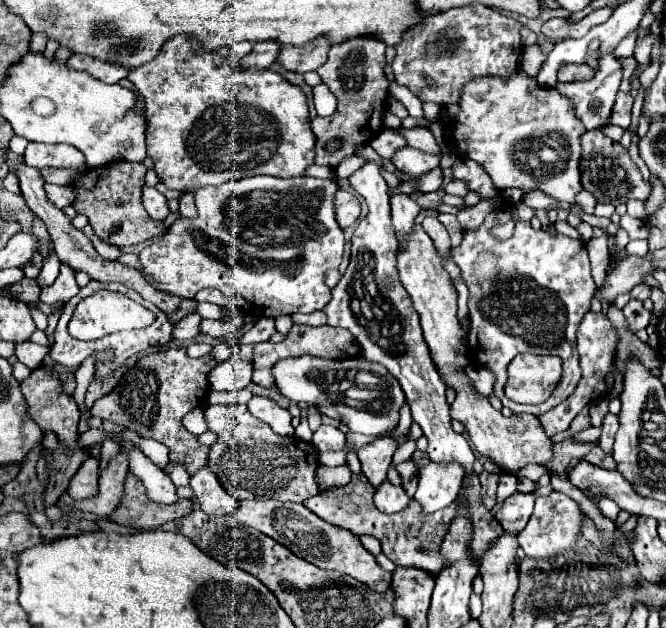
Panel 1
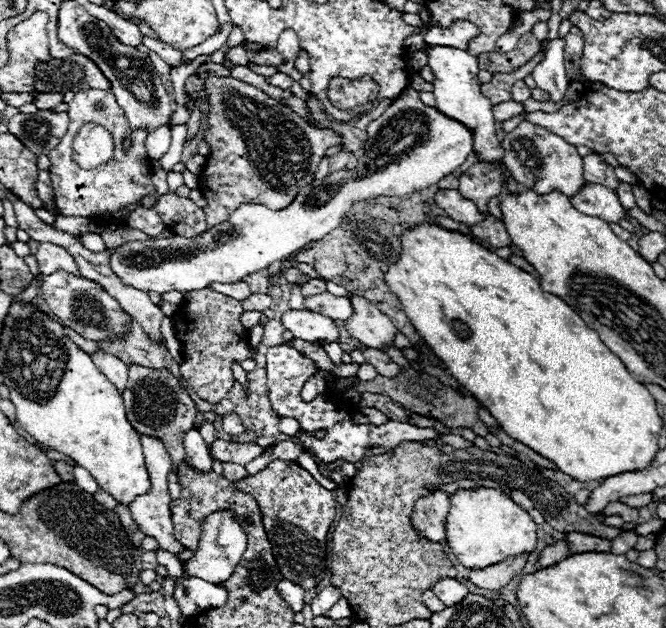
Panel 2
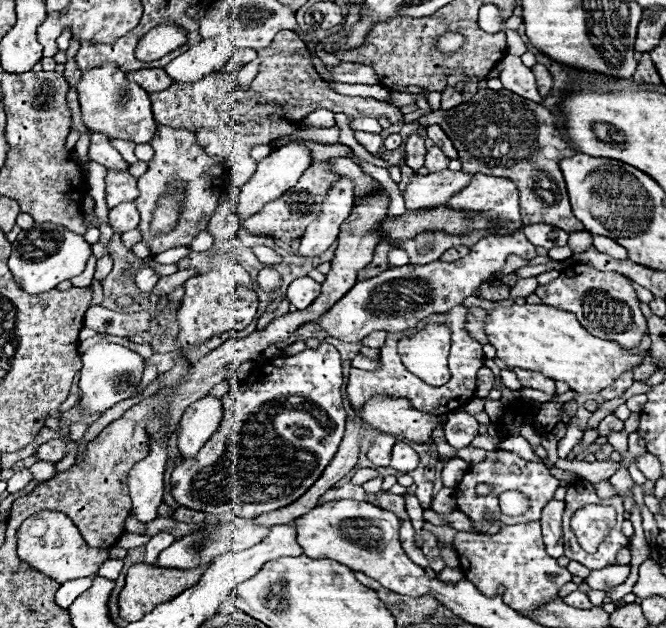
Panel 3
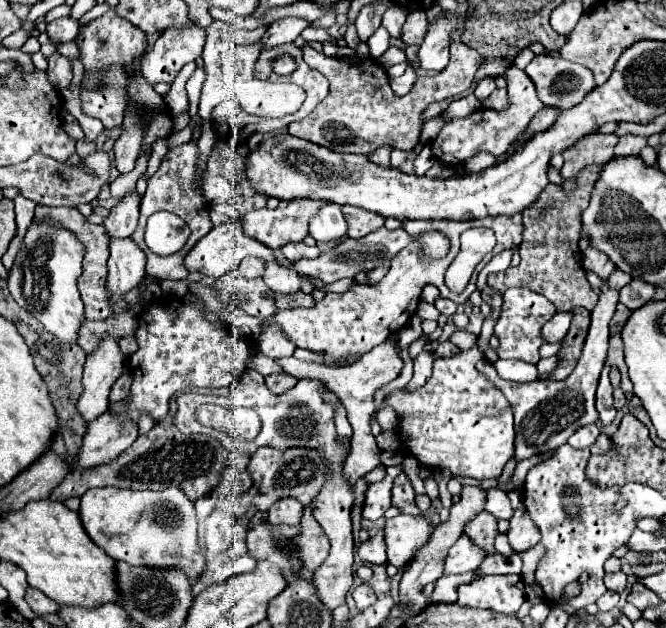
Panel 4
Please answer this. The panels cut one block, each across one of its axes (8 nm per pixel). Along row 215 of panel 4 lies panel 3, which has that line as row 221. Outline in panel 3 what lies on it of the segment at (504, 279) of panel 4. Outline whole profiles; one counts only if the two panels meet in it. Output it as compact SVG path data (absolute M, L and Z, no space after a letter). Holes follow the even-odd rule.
M480 90L472 100L450 110L434 110L418 120L422 126L438 124L458 148L462 172L486 172L490 176L510 176L520 190L522 224L550 224L566 232L584 230L572 214L558 160L576 150L560 136L556 118L548 108L526 100L510 90Z

